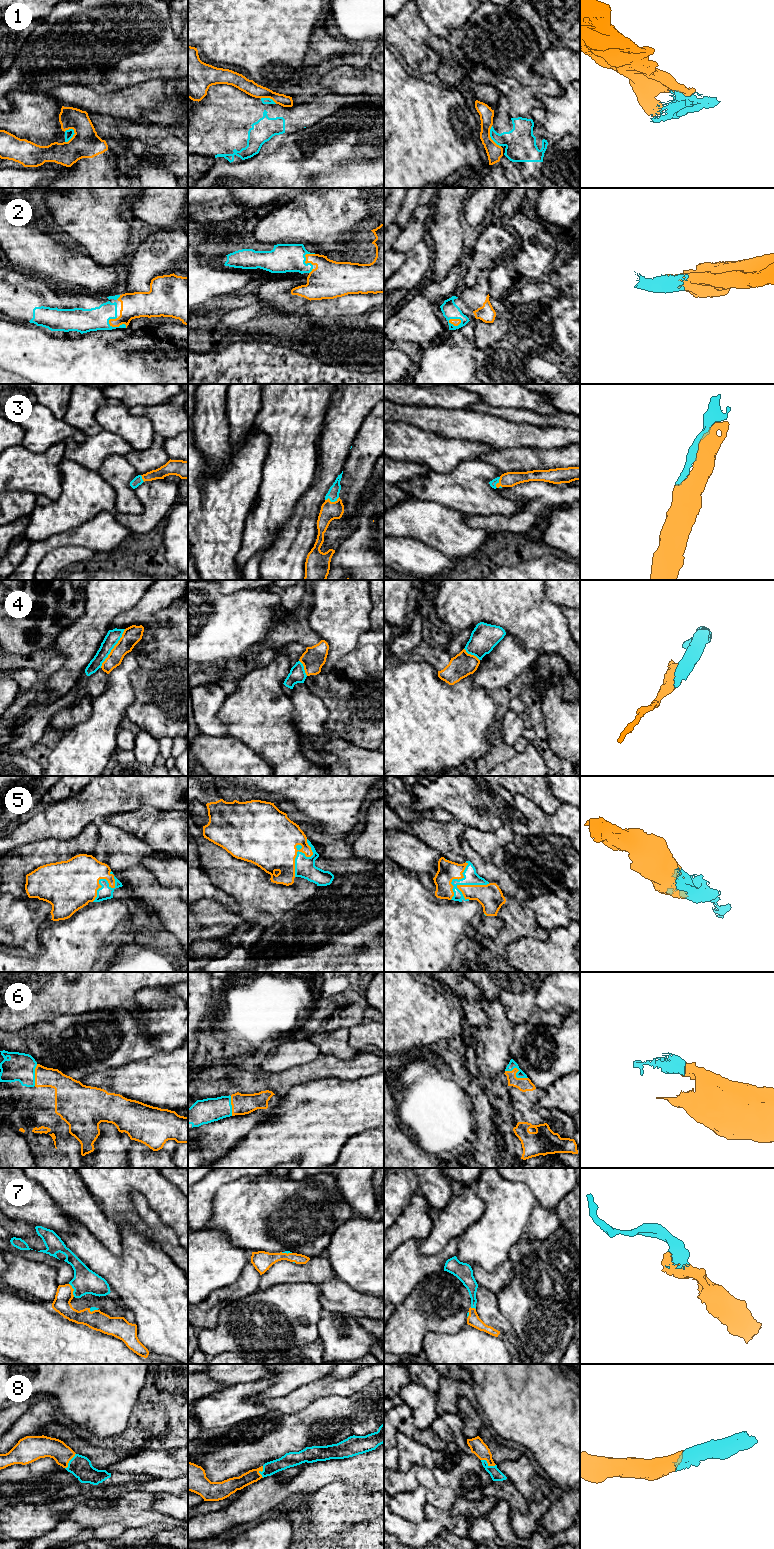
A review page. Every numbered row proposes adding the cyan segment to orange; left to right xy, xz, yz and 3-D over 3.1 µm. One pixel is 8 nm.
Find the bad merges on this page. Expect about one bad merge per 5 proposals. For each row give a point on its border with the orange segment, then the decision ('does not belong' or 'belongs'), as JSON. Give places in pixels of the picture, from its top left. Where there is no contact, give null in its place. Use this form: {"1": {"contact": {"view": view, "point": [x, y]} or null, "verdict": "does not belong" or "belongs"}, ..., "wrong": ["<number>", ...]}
{"1": {"contact": {"view": "xy", "point": [73, 136]}, "verdict": "does not belong"}, "2": {"contact": {"view": "xy", "point": [117, 326]}, "verdict": "belongs"}, "3": {"contact": {"view": "xz", "point": [332, 502]}, "verdict": "belongs"}, "4": {"contact": {"view": "xy", "point": [113, 648]}, "verdict": "does not belong"}, "5": {"contact": {"view": "xz", "point": [300, 851]}, "verdict": "belongs"}, "6": {"contact": {"view": "yz", "point": [517, 1071]}, "verdict": "belongs"}, "7": {"contact": {"view": "xy", "point": [73, 1290]}, "verdict": "belongs"}, "8": {"contact": {"view": "yz", "point": [488, 1464]}, "verdict": "belongs"}, "wrong": ["1", "4"]}

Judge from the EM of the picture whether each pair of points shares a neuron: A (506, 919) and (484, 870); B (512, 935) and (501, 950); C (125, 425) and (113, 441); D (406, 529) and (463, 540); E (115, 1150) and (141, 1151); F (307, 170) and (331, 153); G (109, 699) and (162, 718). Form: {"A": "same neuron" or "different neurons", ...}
{"A": "same neuron", "B": "same neuron", "C": "different neurons", "D": "same neuron", "E": "different neurons", "F": "same neuron", "G": "different neurons"}

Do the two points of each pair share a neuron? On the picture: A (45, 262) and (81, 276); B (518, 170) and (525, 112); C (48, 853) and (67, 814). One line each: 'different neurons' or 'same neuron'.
A: same neuron
B: different neurons
C: different neurons

